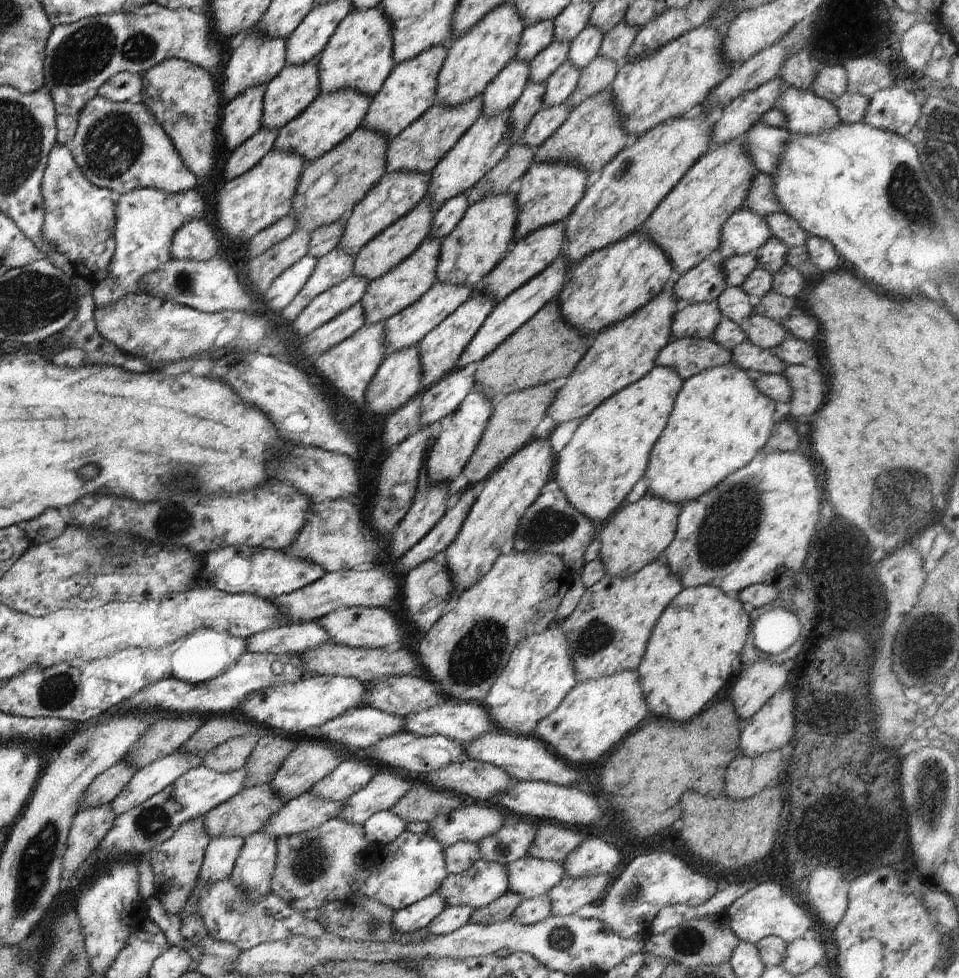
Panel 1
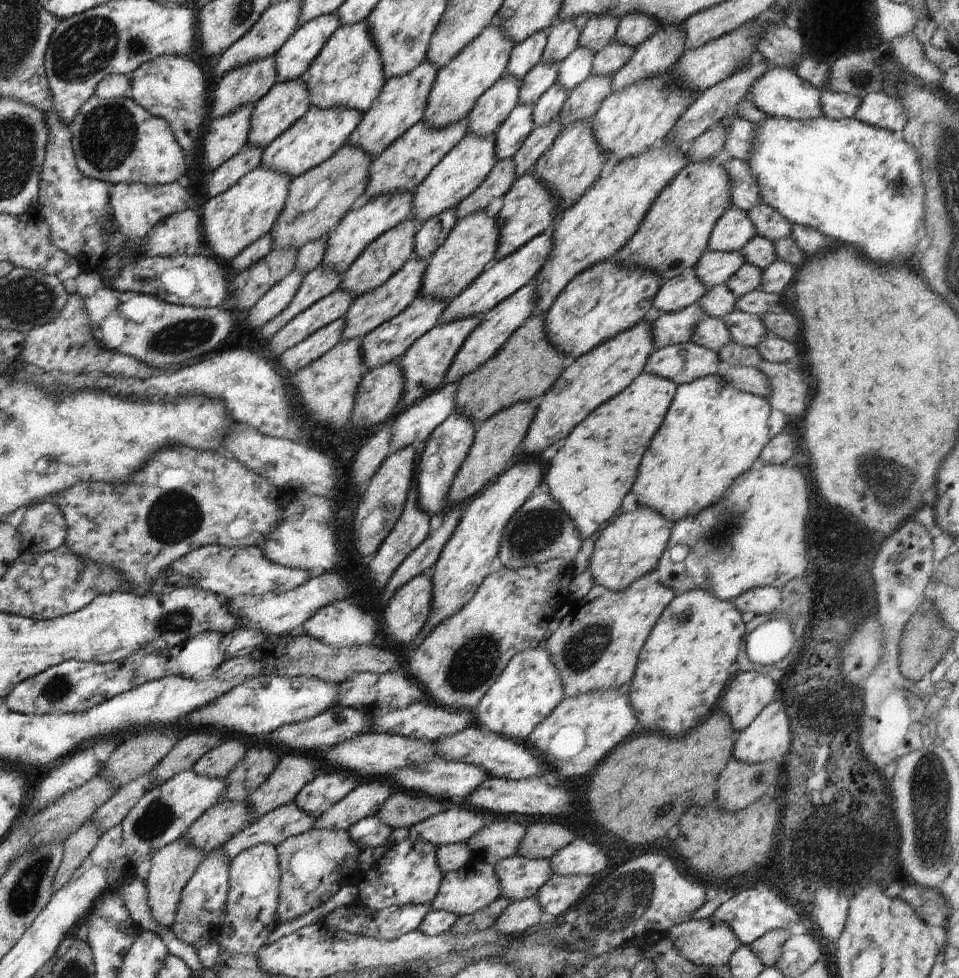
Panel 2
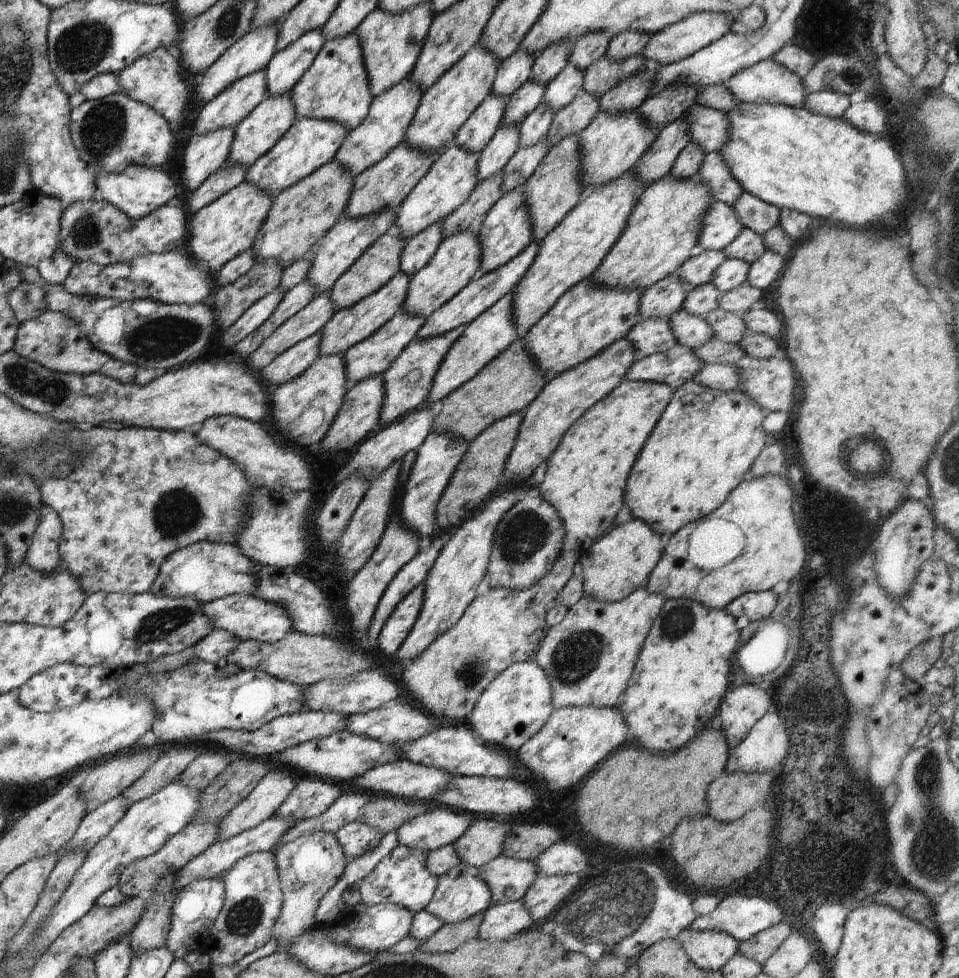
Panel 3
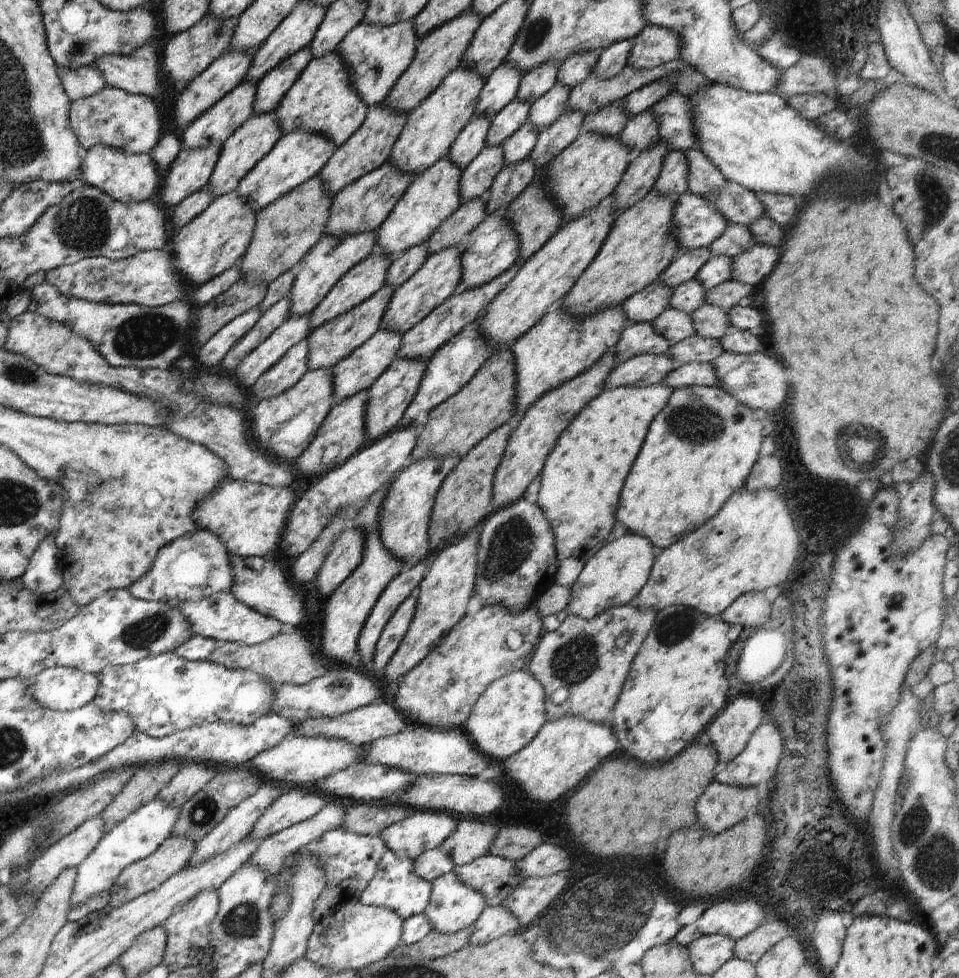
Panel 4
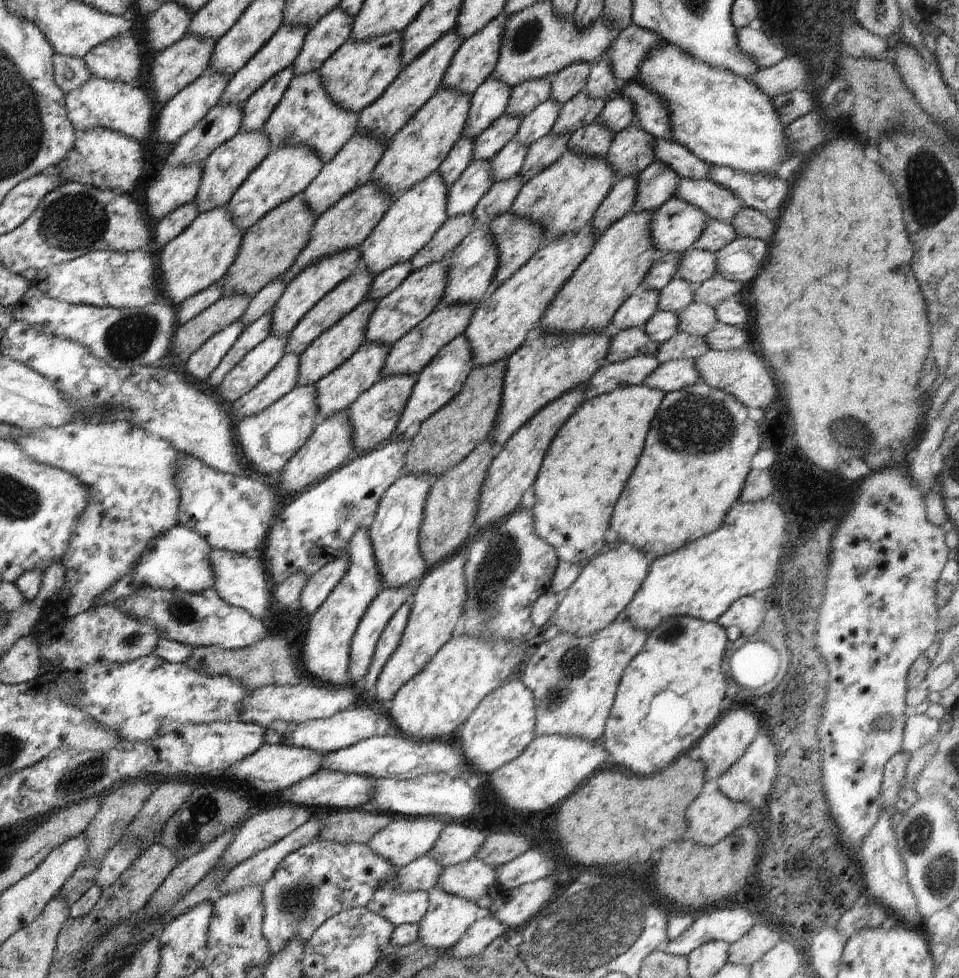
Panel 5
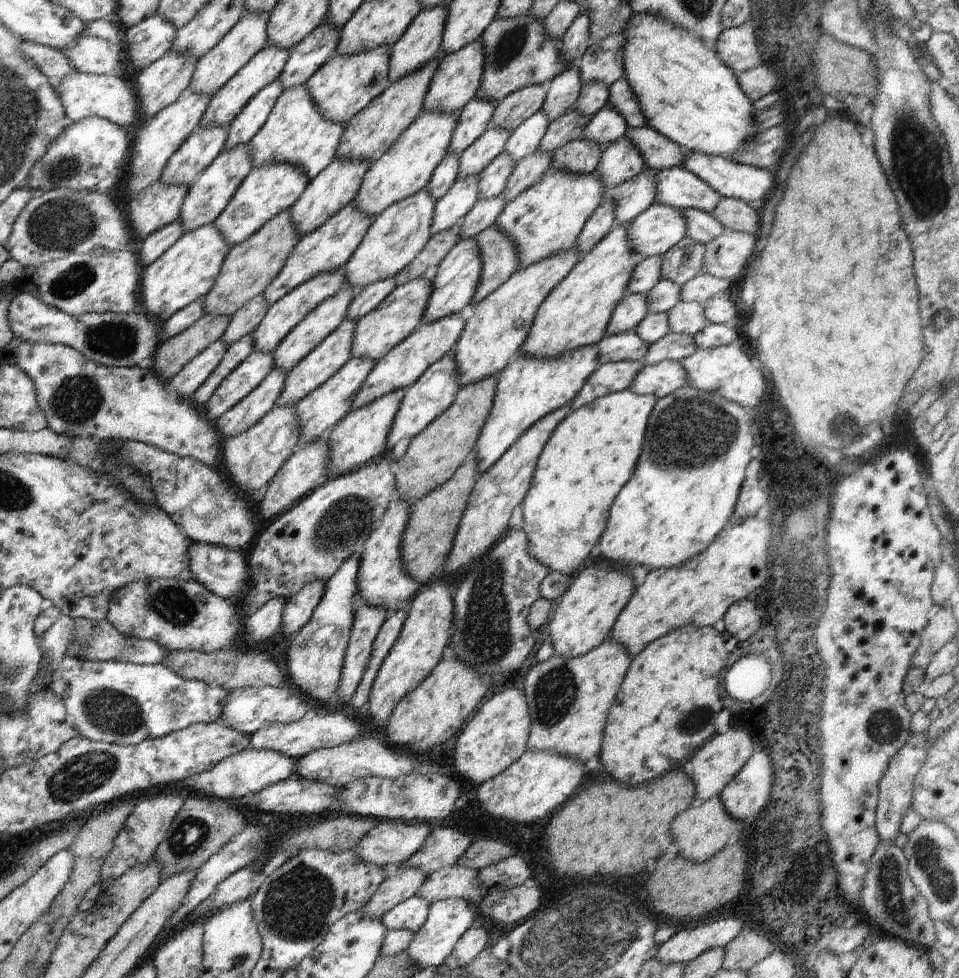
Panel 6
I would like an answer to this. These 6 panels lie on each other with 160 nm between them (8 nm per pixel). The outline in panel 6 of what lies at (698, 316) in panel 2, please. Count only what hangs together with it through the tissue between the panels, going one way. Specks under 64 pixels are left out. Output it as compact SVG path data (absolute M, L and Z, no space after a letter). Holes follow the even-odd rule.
M633 331L615 334L602 339L597 346L599 364L614 361L642 361L649 344Z

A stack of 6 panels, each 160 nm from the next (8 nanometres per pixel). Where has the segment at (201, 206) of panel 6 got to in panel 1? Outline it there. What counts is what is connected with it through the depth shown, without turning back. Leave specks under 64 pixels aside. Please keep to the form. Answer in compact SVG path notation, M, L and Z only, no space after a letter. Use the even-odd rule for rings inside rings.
M319 57L301 65L286 65L267 85L263 98L261 129L278 129L300 116L310 103L321 93L317 62Z

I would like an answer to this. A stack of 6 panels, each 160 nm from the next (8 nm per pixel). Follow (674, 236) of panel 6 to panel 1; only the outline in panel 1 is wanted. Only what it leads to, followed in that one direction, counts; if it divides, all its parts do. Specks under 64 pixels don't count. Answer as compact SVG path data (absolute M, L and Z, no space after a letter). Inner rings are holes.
M747 208L740 209L723 222L718 251L724 259L745 255L760 248L770 237L764 217Z

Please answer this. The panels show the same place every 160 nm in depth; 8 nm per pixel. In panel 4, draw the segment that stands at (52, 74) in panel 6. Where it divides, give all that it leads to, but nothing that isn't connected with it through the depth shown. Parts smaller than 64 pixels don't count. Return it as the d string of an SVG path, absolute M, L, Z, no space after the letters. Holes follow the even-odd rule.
M92 65L74 70L59 68L57 75L71 101L92 96L107 86L102 73Z

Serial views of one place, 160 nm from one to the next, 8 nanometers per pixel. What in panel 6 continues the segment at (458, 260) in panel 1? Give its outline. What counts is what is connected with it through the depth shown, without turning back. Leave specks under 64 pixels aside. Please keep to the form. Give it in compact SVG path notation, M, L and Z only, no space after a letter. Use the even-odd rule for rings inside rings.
M424 276L396 287L379 305L359 318L352 339L351 355L357 359L365 358L378 362L396 345L420 328L422 315L431 293L431 281Z

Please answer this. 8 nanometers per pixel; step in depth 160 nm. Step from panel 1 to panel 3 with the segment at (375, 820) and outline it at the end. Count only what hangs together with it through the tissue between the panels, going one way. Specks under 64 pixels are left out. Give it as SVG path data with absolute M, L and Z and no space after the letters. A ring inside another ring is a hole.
M358 821L348 823L335 832L335 837L342 845L347 864L374 850L381 843L383 836L379 830Z

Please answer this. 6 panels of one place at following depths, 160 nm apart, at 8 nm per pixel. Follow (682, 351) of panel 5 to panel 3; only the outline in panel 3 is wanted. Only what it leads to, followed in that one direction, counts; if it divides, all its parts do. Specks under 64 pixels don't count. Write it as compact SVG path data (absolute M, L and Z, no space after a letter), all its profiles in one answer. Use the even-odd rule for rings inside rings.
M714 336L691 351L704 365L716 363L734 365L747 355L736 343L725 343Z

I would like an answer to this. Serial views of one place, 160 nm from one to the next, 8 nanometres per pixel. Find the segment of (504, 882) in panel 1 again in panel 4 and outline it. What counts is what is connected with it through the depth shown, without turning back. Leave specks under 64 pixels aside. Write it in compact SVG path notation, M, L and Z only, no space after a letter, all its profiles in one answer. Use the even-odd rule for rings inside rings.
M450 872L431 882L431 897L423 913L436 932L447 935L457 933L475 924L486 908L484 896L458 881L456 875Z

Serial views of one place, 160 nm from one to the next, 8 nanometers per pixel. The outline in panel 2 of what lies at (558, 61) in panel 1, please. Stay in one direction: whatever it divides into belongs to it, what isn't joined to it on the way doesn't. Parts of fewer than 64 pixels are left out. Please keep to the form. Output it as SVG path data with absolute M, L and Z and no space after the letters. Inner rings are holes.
M540 62L540 64L528 72L521 80L519 103L521 105L534 105L535 102L557 82L559 66L560 63L543 64Z

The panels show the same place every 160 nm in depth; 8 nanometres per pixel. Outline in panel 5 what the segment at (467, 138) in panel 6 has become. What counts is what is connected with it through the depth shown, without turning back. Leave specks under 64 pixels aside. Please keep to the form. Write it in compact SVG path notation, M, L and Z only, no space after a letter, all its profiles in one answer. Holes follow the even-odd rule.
M488 77L471 96L462 137L474 140L497 118L504 115L509 104L511 90L507 84Z

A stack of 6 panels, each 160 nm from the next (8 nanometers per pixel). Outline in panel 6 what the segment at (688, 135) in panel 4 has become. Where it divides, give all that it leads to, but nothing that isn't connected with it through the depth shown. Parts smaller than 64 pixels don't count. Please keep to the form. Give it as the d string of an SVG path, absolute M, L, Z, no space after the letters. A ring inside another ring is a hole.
M625 78L618 79L609 86L609 97L606 105L613 109L616 108L630 128L640 128L647 125L639 102Z

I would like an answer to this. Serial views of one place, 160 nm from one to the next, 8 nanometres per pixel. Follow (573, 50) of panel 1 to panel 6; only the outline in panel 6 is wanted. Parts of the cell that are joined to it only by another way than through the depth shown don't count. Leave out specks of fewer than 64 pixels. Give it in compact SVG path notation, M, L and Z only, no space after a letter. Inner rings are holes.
M540 110L510 133L504 152L514 161L514 164L534 154L540 148L542 137L549 124L546 113Z

